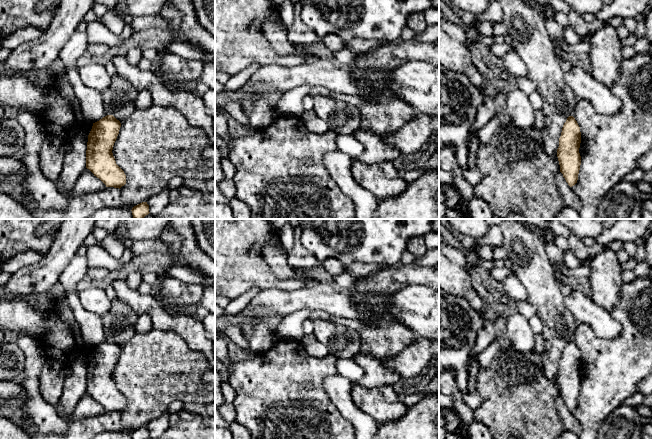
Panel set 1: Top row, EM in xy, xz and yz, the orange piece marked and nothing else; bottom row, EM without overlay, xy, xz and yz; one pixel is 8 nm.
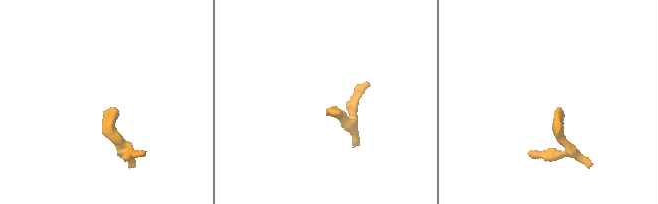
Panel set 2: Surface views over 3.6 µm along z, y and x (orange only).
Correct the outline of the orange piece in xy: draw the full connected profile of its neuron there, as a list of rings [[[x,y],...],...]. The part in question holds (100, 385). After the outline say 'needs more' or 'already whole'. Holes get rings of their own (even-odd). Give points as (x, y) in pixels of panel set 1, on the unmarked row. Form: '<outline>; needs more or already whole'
[[[107,339],[93,347],[86,374],[86,392],[106,411],[119,413],[126,408],[126,399],[116,388],[112,374],[120,351],[120,345],[113,339]]]; already whole

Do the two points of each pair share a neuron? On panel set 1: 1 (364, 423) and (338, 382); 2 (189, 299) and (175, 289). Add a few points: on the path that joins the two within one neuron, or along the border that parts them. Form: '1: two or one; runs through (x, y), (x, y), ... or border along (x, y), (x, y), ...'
1: one; runs through (354, 413), (343, 402), (340, 392)
2: one; runs through (186, 296), (178, 292)

